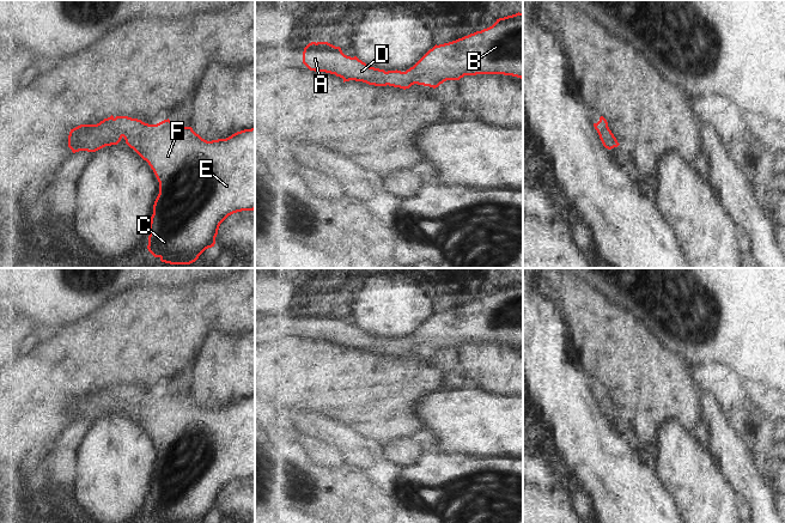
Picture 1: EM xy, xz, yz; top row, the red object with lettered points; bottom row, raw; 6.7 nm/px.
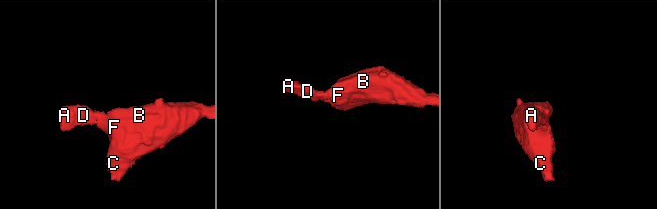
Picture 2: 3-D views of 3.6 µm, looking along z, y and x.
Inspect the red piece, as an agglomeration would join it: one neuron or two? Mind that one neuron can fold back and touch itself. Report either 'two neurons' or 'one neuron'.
one neuron

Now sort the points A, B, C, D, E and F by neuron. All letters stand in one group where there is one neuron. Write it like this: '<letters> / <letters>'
A B C D E F

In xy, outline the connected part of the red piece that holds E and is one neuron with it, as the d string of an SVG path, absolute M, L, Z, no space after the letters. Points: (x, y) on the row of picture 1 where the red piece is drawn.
M111 115L97 124L80 124L71 129L68 135L68 147L73 153L79 151L96 152L105 146L117 145L122 138L130 148L133 148L144 160L148 163L159 182L159 194L153 205L153 214L148 227L150 236L147 249L154 257L159 257L162 262L170 264L190 264L195 262L206 249L214 247L219 226L229 215L242 211L255 209L255 128L237 132L226 139L207 141L196 134L191 127L179 127L169 118L157 124L148 124L138 118L128 116L114 117Z

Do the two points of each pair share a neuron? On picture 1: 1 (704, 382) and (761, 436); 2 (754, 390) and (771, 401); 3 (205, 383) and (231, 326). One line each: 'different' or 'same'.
1: same
2: same
3: different

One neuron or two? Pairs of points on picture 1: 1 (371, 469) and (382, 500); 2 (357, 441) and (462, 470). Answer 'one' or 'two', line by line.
1: two
2: one

